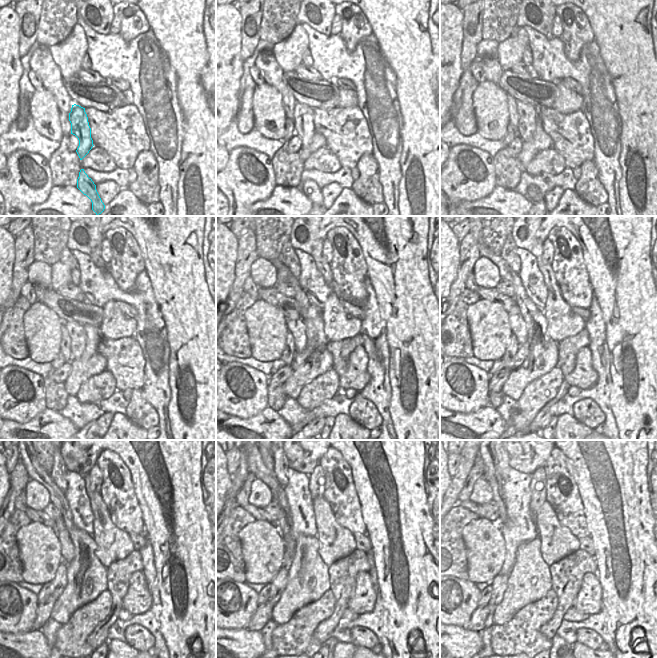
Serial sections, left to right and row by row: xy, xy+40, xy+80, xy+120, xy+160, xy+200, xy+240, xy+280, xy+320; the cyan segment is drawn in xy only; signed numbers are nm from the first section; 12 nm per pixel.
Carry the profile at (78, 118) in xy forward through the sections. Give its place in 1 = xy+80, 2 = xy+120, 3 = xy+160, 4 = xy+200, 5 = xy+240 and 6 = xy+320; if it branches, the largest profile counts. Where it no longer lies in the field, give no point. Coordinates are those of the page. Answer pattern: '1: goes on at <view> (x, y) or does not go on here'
1: goes on at xy+80 (527, 113)
2: goes on at xy+120 (76, 331)
3: goes on at xy+160 (297, 327)
4: goes on at xy+200 (518, 326)
5: goes on at xy+240 (67, 550)
6: goes on at xy+320 (494, 479)

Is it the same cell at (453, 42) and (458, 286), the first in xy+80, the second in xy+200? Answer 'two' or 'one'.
two

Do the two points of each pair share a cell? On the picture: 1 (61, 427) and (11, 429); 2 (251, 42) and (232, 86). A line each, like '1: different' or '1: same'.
1: same
2: different

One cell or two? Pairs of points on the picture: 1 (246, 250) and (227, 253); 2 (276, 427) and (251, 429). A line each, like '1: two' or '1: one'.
1: two
2: one

